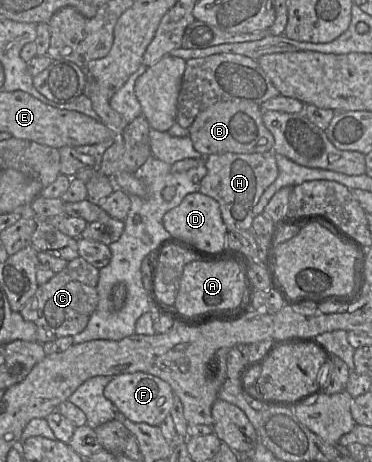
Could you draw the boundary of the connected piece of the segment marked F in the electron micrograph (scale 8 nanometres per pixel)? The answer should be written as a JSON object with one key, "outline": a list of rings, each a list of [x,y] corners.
{"outline":[[[144,372],[114,376],[104,388],[105,398],[110,400],[127,419],[134,423],[159,426],[169,415],[174,402],[171,386],[164,380]]]}

